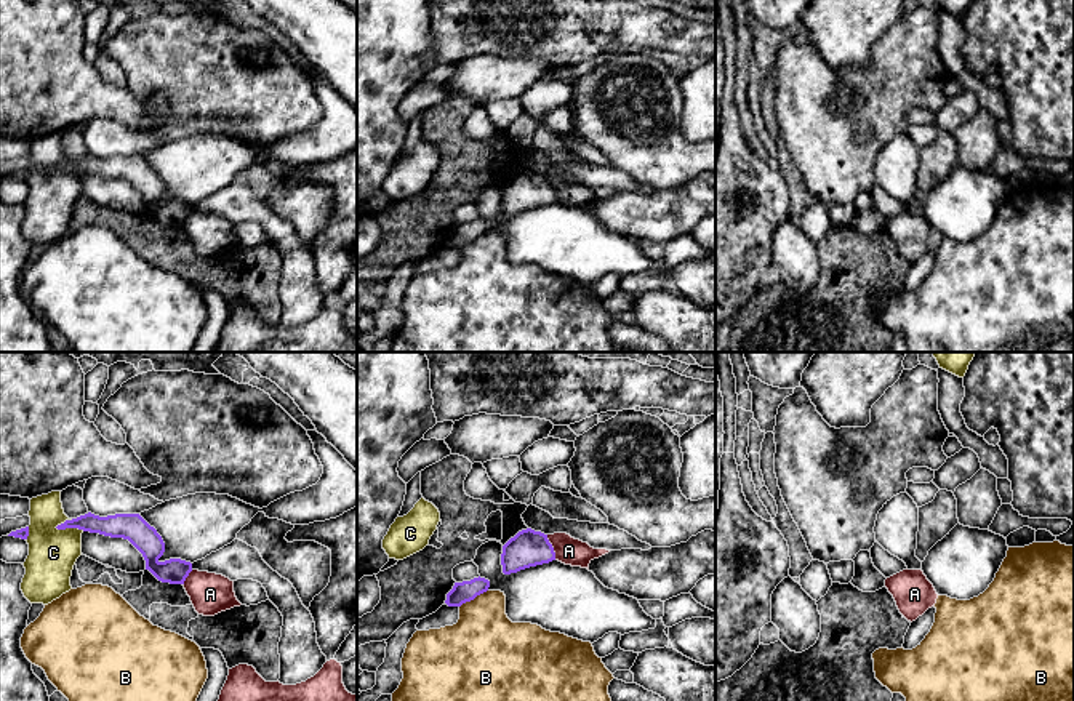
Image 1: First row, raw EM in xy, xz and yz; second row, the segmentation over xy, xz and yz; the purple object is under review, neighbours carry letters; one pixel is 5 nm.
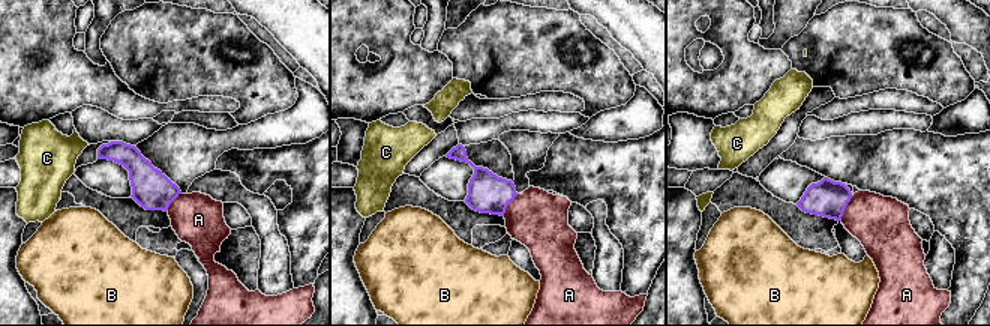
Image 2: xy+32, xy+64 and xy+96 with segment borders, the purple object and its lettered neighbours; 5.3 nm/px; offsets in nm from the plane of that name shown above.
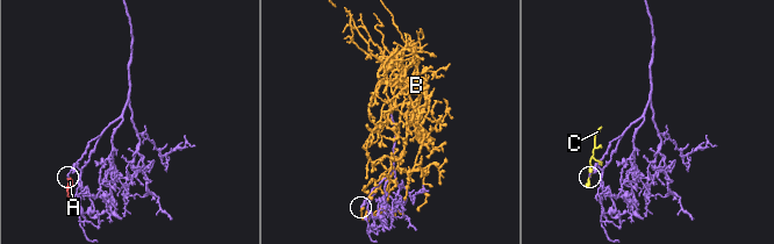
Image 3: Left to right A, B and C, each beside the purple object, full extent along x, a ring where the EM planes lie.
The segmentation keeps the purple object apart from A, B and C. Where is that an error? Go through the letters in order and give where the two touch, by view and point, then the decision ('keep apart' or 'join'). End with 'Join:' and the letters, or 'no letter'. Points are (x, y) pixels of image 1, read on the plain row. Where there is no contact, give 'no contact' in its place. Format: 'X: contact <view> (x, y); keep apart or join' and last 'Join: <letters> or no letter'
A: contact xz (553, 189); keep apart
B: contact xz (472, 240); keep apart
C: contact xy (69, 168); keep apart
Join: no letter

